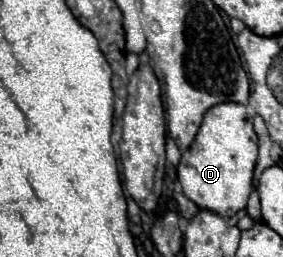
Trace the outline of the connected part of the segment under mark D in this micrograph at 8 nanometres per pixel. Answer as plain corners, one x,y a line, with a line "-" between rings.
219,102
205,112
195,140
181,154
177,174
185,194
199,208
209,208
229,218
247,206
247,198
253,192
255,164
257,134
253,132
247,108
239,102

